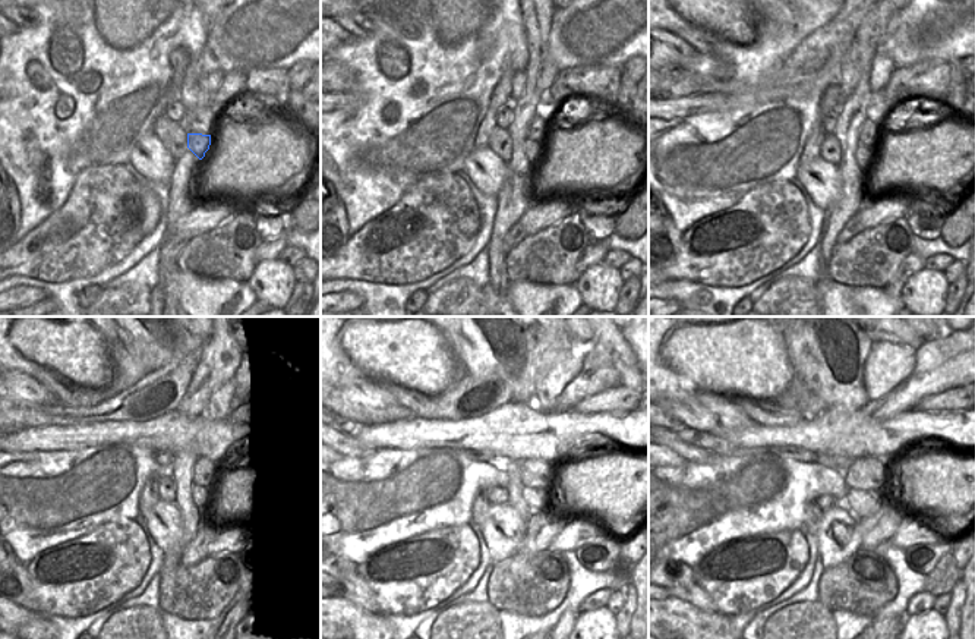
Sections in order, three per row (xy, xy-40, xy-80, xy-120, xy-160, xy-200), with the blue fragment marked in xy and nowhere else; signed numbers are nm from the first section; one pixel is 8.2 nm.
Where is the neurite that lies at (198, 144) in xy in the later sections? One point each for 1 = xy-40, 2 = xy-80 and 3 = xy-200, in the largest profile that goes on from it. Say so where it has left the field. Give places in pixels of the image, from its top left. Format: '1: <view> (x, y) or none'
1: xy-40 (532, 148)
2: xy-80 (863, 154)
3: xy-200 (867, 507)

